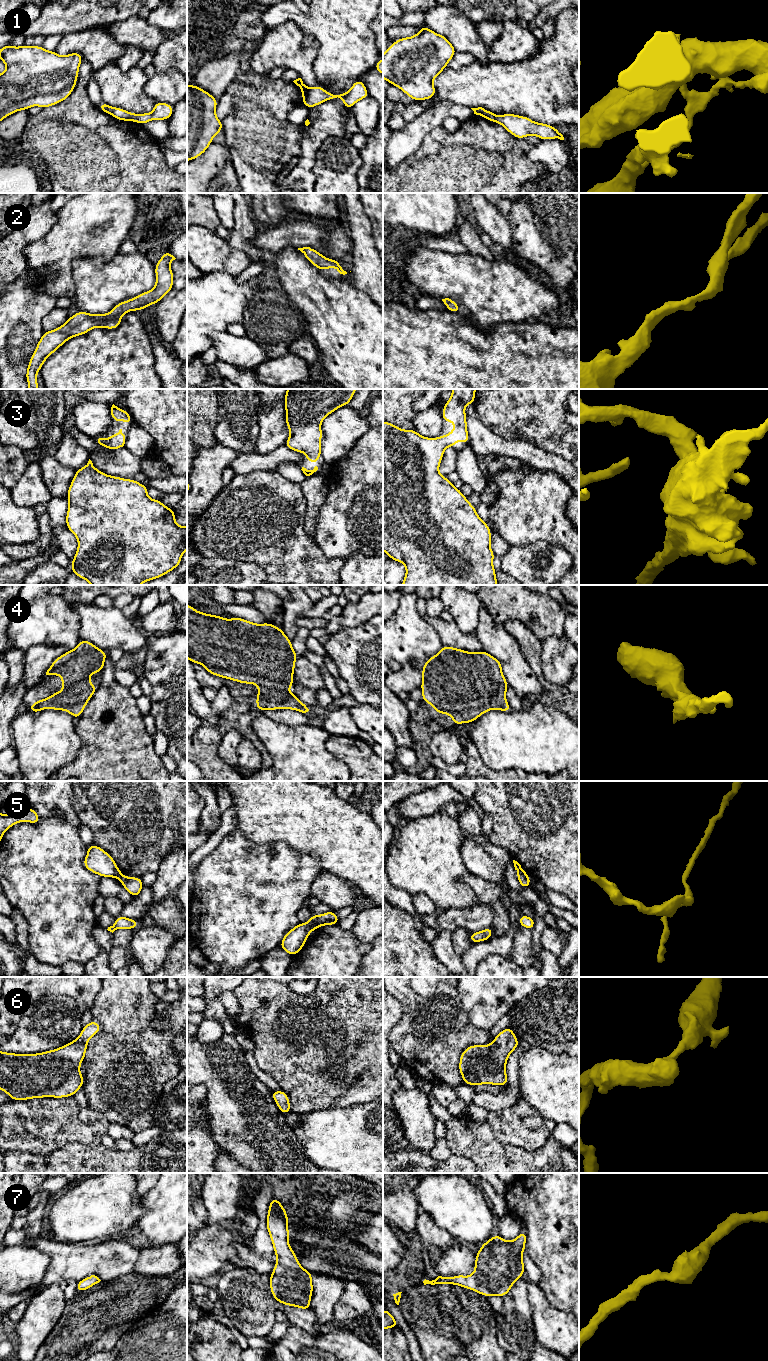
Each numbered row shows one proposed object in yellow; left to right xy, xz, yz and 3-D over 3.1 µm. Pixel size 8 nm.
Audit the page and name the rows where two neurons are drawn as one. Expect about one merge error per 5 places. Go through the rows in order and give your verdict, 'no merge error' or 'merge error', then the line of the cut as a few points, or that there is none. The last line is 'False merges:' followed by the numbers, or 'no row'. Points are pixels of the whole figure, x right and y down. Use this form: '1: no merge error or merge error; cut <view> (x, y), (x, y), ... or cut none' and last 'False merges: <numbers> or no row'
1: merge error; cut xz (309, 88), (307, 99), (303, 103)
2: no merge error; cut none
3: no merge error; cut none
4: no merge error; cut none
5: merge error; cut xz (317, 916), (318, 926)
6: no merge error; cut none
7: no merge error; cut none
False merges: 1, 5

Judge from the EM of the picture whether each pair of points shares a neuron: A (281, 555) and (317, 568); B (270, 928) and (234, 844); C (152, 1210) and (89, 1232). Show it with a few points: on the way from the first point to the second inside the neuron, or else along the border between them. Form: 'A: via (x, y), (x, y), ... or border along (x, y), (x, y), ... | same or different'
A: via (290, 556), (308, 568) | same
B: via (249, 907), (239, 896), (237, 865) | same
C: border along (142, 1197), (143, 1213), (136, 1224) | different

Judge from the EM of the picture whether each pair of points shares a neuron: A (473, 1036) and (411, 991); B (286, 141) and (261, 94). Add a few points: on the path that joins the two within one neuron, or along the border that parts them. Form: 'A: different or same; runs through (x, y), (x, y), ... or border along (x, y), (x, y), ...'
A: same; runs through (454, 1023), (443, 1012), (440, 994), (430, 992)
B: same; runs through (287, 129), (283, 124), (280, 113), (273, 106)

